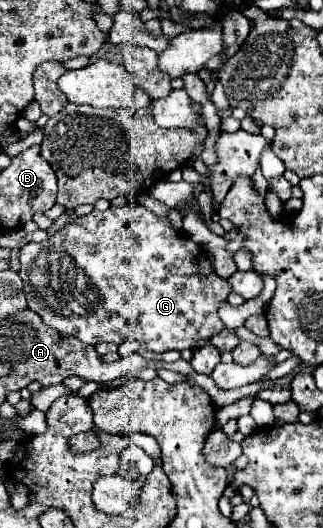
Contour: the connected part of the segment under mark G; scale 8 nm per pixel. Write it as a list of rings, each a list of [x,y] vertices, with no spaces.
[[[125,203],[121,207],[111,205],[107,211],[93,209],[87,217],[65,225],[47,241],[27,243],[19,251],[19,275],[25,283],[27,305],[59,333],[77,337],[85,345],[101,341],[119,345],[125,339],[135,339],[155,353],[171,349],[183,351],[193,349],[197,341],[225,329],[217,317],[217,305],[227,299],[231,287],[225,279],[215,275],[207,259],[209,255],[201,251],[203,247],[193,243],[185,233],[175,231],[165,217],[157,217],[143,205]]]

